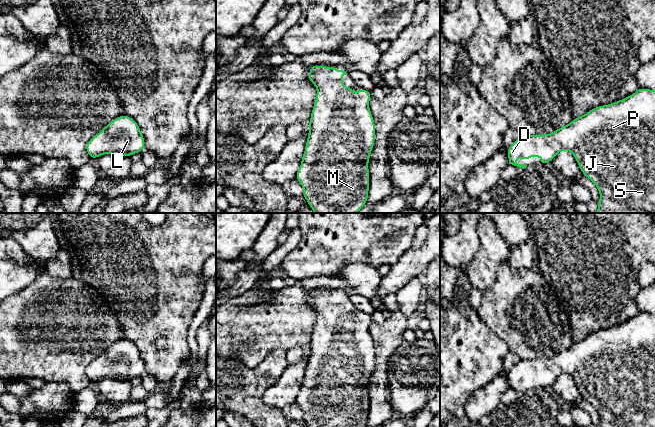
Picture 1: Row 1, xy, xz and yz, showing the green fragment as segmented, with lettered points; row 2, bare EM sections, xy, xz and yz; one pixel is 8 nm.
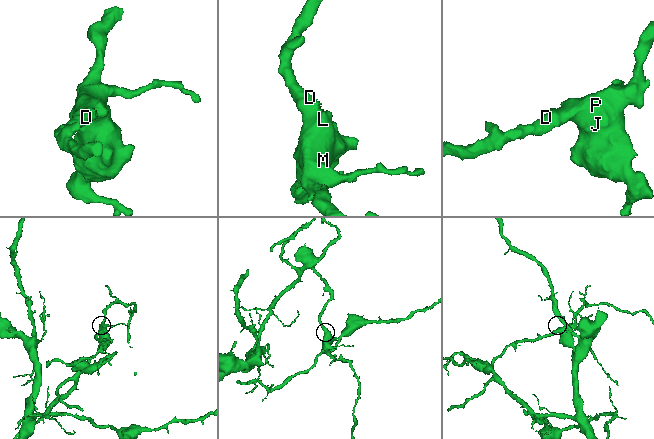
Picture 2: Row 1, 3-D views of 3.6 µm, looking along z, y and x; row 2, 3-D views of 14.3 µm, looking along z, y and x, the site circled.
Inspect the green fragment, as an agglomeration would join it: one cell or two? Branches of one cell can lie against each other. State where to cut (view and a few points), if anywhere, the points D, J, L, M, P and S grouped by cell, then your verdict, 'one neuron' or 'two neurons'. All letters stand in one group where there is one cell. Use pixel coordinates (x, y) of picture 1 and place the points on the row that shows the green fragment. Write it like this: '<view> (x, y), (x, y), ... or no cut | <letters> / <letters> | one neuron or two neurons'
no cut | D J L M P S | one neuron

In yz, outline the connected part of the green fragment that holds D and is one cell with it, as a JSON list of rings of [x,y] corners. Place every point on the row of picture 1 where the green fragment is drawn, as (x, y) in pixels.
[[[639,87],[635,93],[622,100],[598,106],[581,117],[575,117],[552,134],[521,135],[506,150],[509,164],[522,169],[527,165],[518,164],[517,155],[525,160],[540,156],[543,159],[539,165],[549,165],[548,162],[560,151],[571,151],[582,174],[598,188],[600,200],[596,213],[655,213],[655,90]]]

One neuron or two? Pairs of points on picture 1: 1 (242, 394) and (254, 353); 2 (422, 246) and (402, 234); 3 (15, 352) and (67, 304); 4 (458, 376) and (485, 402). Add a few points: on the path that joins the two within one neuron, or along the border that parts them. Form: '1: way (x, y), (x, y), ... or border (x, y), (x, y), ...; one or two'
1: border (269, 353), (254, 367), (228, 358); two
2: border (415, 239), (399, 259); two
3: way (28, 339), (34, 333), (39, 332), (54, 317); one
4: border (494, 378), (478, 388), (468, 399), (464, 413); two

